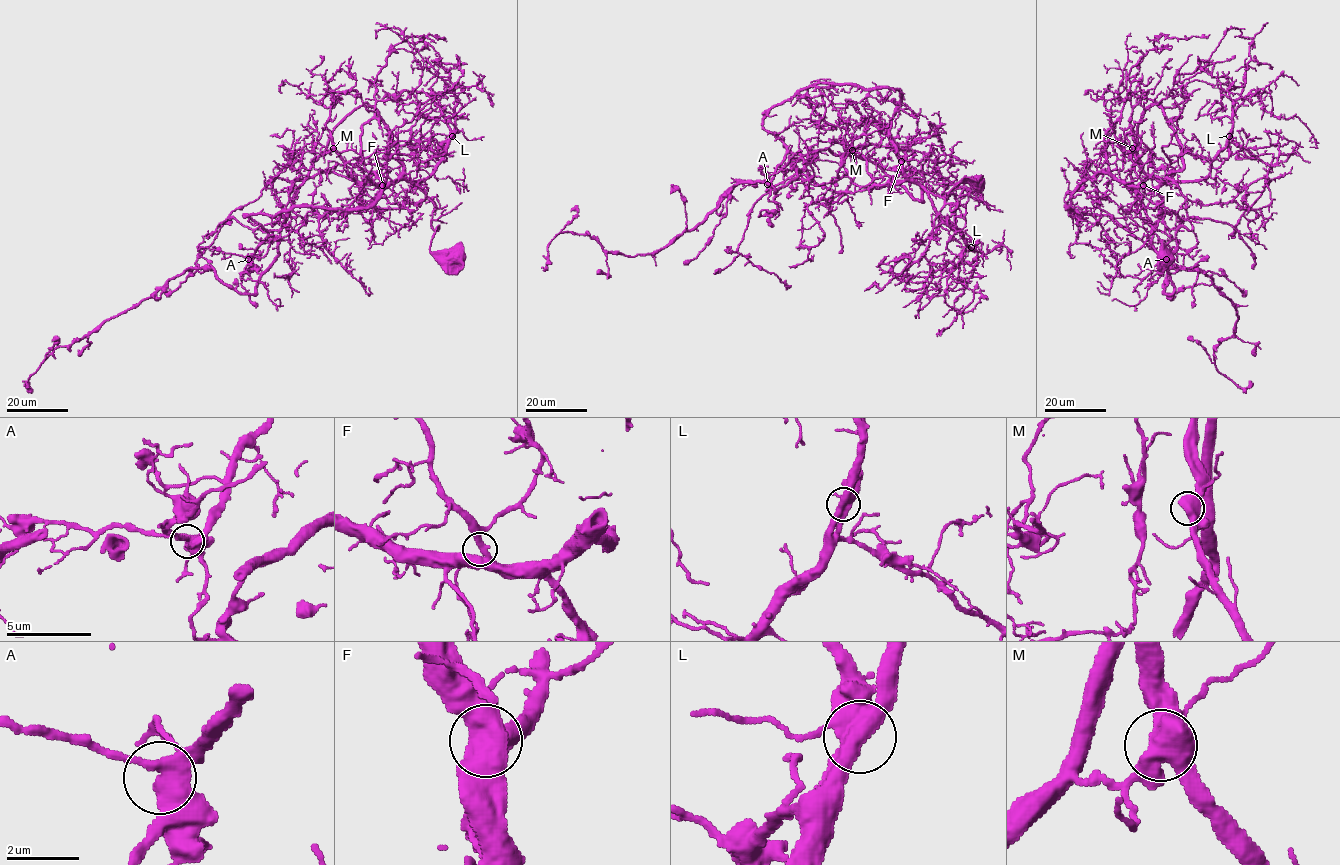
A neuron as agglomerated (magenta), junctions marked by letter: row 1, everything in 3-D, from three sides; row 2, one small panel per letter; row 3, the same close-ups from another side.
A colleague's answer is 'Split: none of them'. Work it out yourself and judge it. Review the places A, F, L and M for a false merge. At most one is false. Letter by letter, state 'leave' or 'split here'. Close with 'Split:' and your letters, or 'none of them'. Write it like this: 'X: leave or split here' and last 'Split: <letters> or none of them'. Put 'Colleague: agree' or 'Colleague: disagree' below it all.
A: leave
F: leave
L: leave
M: leave
Split: none of them
Colleague: agree

